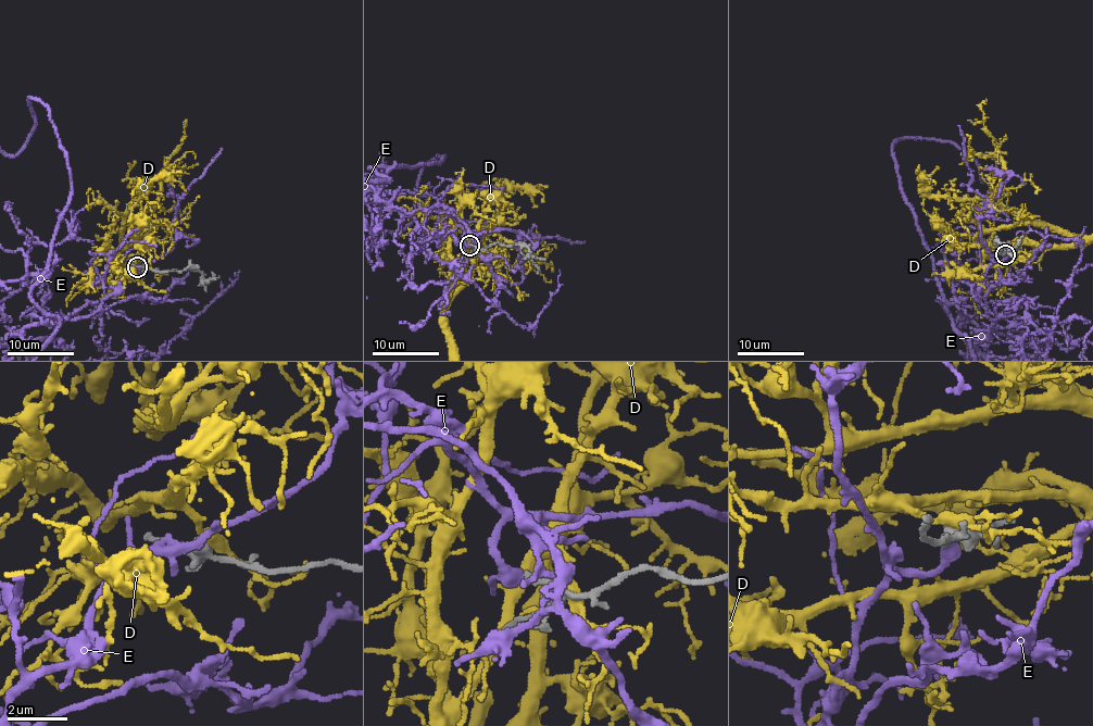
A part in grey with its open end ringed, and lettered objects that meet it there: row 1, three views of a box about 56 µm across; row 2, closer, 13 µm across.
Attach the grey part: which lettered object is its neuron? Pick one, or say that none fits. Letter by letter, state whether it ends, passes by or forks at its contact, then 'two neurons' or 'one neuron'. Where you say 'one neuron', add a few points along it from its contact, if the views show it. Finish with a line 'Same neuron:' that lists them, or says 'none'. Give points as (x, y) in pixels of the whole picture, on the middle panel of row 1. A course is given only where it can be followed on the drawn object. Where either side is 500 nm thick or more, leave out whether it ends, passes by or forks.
D: it passes by; two neurons
E: it passes by; one neuron
Same neuron: E

